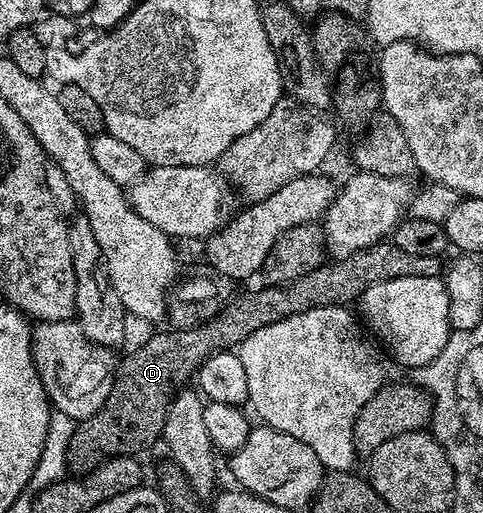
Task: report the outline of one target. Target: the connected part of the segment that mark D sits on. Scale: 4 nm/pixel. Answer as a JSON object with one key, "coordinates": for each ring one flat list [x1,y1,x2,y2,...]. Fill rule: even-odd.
{"coordinates":[[384,239,377,245,370,245,348,257,328,260,317,271,309,271,309,275,301,275,301,279,293,279,287,285,267,285,263,289,255,289,252,293,243,293,232,296,223,309,212,321,201,323,192,329,168,328,167,333,155,333,144,345,139,345,127,358,118,362,115,371,115,382,109,391,109,399,89,419,78,422,75,426,73,439,69,439,67,452,67,467,72,474,82,475,105,461,115,457,130,457,139,455,142,449,150,447,154,441,158,442,163,436,165,415,169,411,169,403,176,392,188,384,187,381,198,374,199,368,204,365,214,353,234,350,253,331,261,327,269,327,269,323,277,323,289,315,297,315,301,311,309,311,326,305,350,306,350,301,358,302,363,292,373,283,385,283,389,279,409,279,410,277,438,277,441,273,440,258,429,255,412,255,401,251,390,240]]}

